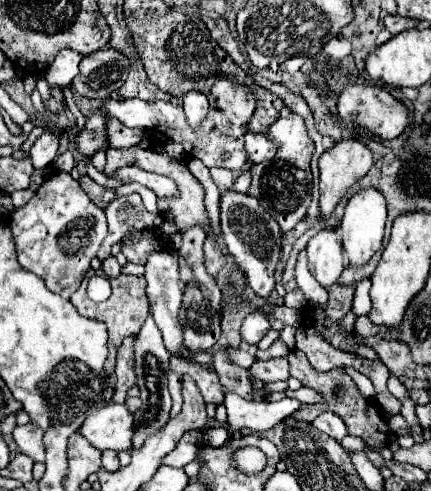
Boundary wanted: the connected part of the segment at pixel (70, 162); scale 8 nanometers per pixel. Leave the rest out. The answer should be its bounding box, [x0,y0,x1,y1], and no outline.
[53,151,75,173]

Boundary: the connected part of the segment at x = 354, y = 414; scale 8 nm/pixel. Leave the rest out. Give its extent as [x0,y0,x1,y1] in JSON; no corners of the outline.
[287,350,389,446]

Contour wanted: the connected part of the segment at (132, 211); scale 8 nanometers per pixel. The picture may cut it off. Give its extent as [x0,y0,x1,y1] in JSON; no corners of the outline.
[97,194,163,262]

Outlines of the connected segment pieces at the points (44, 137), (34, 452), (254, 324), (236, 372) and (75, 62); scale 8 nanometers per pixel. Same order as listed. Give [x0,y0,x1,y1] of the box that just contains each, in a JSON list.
[[29,132,55,170],[13,424,45,462],[241,310,271,344],[213,348,253,400],[43,48,81,88]]

